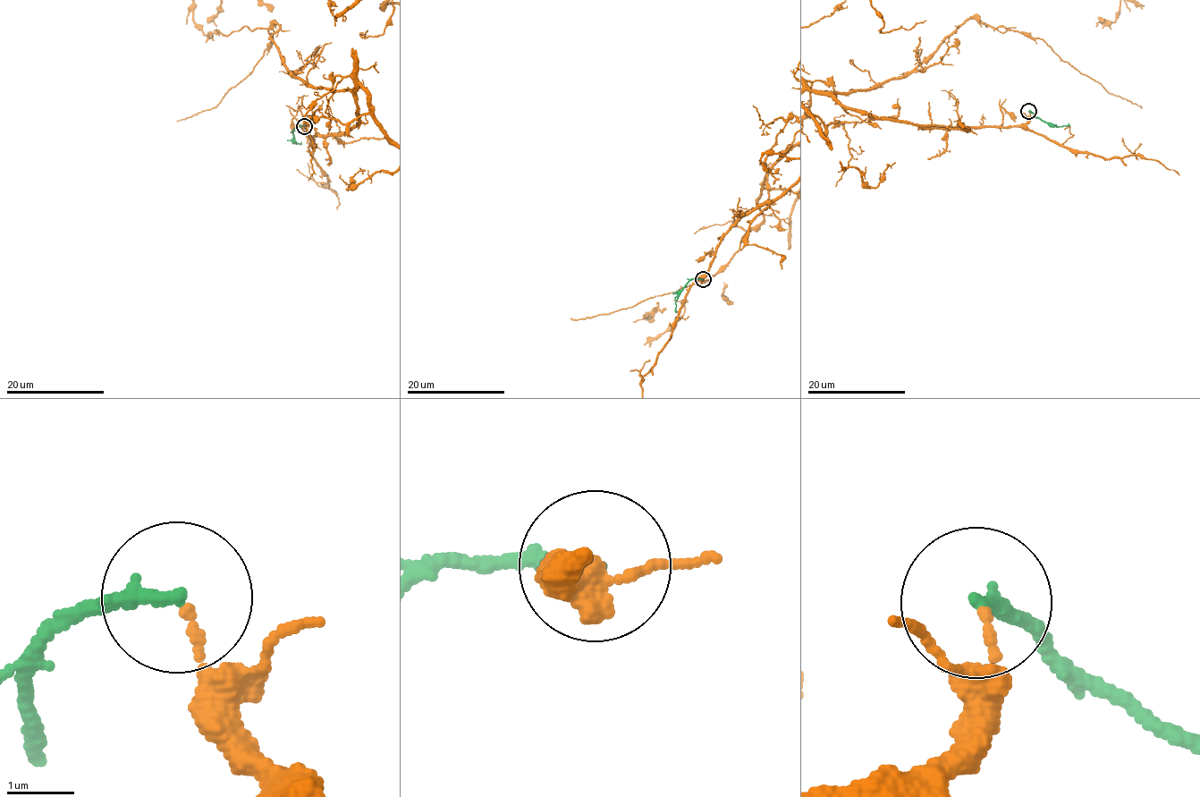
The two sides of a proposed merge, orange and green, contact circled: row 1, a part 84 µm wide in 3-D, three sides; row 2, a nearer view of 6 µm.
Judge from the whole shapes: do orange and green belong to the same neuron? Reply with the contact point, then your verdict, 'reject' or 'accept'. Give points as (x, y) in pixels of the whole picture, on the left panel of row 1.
at (304, 126); reject

